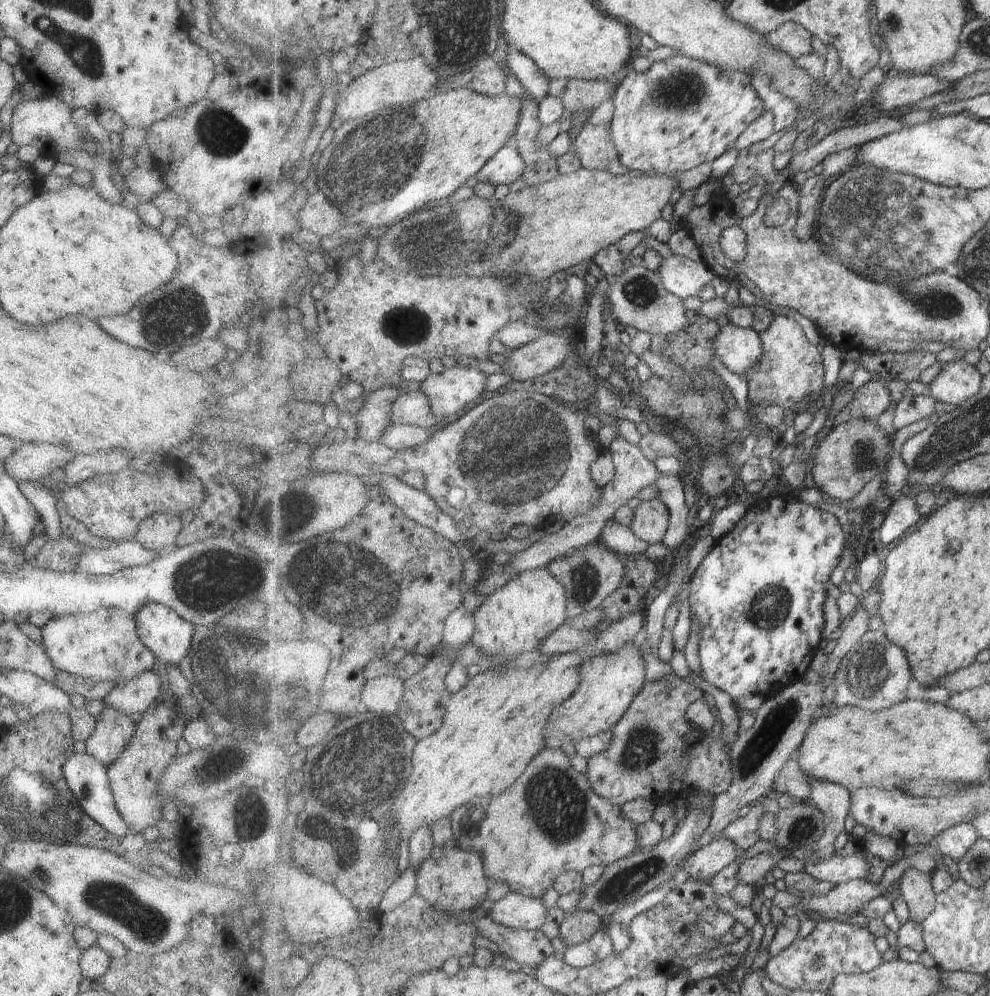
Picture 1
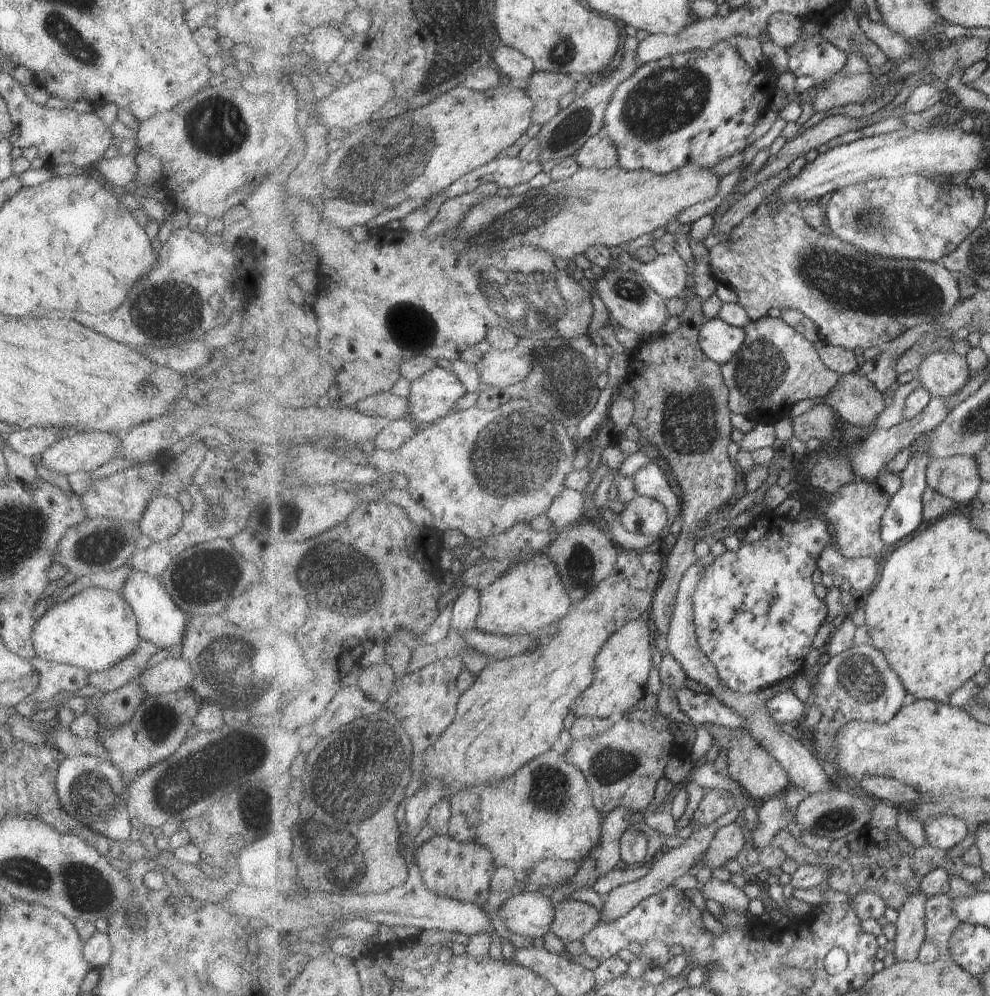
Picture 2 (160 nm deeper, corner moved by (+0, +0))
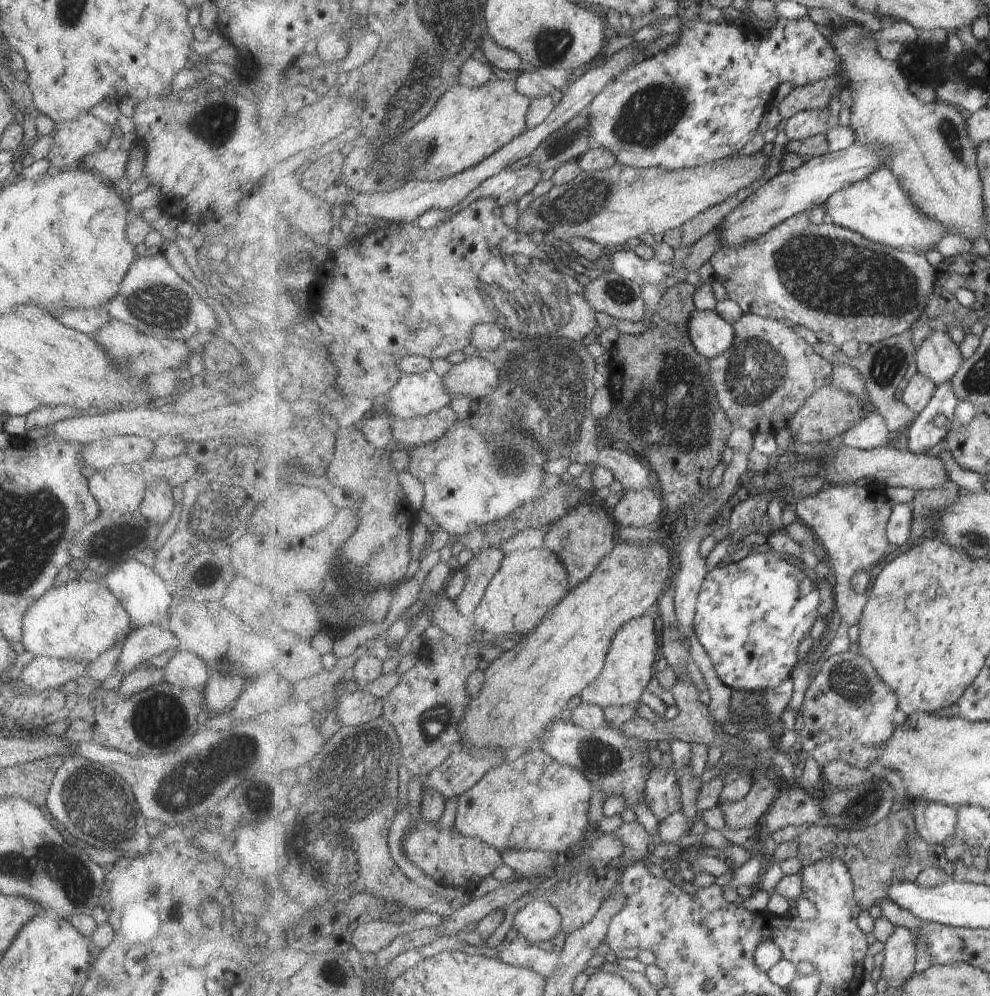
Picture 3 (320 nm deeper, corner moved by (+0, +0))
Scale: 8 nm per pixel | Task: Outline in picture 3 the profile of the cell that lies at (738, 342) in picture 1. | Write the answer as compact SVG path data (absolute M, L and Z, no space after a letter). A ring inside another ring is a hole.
M697 309L692 312L688 325L692 343L706 359L727 352L736 337L732 323L715 311Z

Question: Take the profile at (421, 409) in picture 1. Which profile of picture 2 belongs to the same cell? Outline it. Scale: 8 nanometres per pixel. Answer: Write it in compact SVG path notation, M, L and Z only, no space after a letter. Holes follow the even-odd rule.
M387 391L368 396L357 401L353 409L369 416L377 416L391 421L409 417L408 399L391 394Z

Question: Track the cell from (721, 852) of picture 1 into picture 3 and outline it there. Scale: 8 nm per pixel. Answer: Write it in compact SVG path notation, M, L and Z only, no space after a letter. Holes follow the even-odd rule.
M763 776L753 780L752 791L743 800L718 803L717 806L723 812L725 826L734 829L755 827L762 824L763 816L779 794L777 784Z

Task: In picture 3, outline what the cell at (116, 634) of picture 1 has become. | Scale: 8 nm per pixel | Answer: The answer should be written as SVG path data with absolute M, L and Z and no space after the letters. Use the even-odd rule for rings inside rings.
M75 579L74 581L69 581L68 583L56 583L53 584L43 593L35 602L29 603L29 606L25 609L23 616L21 617L21 630L22 635L20 641L24 646L24 650L31 652L35 656L39 657L53 657L62 659L85 659L86 661L93 661L99 654L110 648L110 646L117 646L119 642L124 638L124 636L129 632L131 622L129 620L128 614L123 610L121 603L107 590L107 587L101 582L97 581L86 581L84 579Z

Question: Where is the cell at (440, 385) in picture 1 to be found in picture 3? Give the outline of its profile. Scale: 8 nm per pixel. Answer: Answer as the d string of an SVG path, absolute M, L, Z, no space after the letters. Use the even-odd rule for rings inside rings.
M427 371L423 374L416 375L403 372L401 373L400 381L388 392L388 401L386 402L385 408L390 411L392 418L414 419L439 412L439 410L444 409L446 406L450 406L452 402L453 398L444 385L444 378L443 376L439 376L437 372Z

